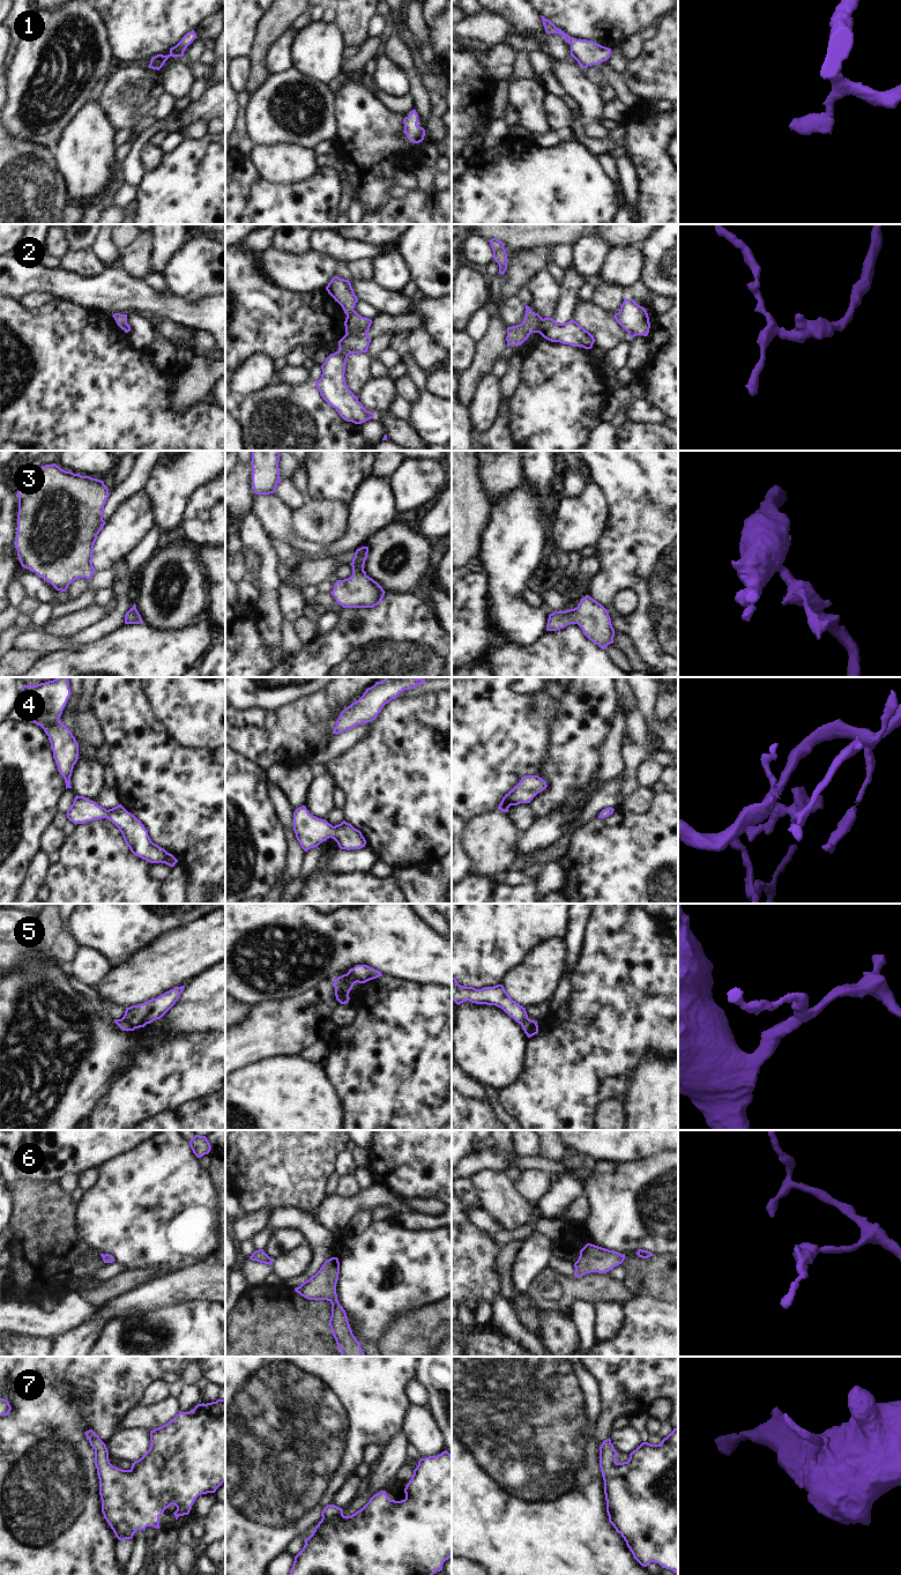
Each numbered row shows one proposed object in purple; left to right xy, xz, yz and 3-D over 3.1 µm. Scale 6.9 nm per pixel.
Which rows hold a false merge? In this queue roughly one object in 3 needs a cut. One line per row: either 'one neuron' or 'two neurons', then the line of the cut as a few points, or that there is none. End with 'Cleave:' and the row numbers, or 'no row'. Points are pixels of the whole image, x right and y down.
1: one neuron | no cut
2: two neurons | yz (542, 318), (536, 332)
3: one neuron | no cut
4: one neuron | no cut
5: two neurons | xy (123, 1017), (127, 1018), (135, 1027)
6: one neuron | no cut
7: one neuron | no cut
Cleave: 2, 5

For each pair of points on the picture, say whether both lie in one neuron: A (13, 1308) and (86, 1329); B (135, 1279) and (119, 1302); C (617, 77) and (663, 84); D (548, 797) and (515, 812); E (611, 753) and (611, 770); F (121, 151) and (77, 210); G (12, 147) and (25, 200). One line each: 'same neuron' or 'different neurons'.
A: different neurons
B: different neurons
C: different neurons
D: different neurons
E: same neuron
F: different neurons
G: same neuron

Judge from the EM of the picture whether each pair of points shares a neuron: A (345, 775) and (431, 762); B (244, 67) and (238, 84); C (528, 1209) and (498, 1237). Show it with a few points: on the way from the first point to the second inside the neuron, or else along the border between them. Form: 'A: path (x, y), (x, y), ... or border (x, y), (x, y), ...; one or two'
A: path (366, 774), (402, 774), (406, 771), (410, 771); one
B: path (240, 72), (239, 80); one
C: border (504, 1227), (507, 1230); two

